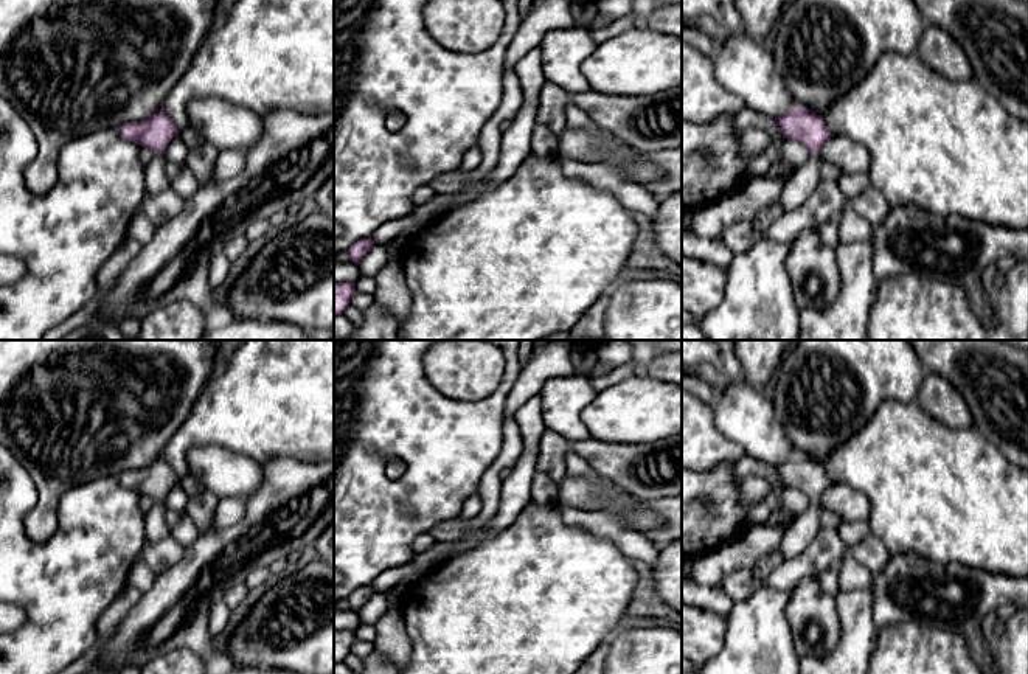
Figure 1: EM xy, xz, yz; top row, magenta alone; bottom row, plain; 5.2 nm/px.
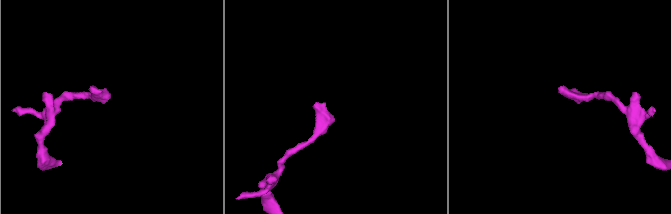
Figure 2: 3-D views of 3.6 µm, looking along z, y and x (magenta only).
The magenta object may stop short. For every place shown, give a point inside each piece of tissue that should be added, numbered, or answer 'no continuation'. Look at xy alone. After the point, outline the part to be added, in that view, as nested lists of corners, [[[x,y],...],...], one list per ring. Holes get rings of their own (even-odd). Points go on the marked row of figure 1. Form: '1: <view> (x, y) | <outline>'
1: xy (156, 180) | [[[155,154],[154,160],[146,163],[144,194],[155,196],[171,188],[171,180],[165,171],[166,160],[161,154]]]

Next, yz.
1: yz (805, 179) | [[[815,152],[809,155],[809,160],[804,165],[795,168],[778,197],[778,202],[784,213],[794,211],[795,208],[801,207],[814,193],[818,182],[821,180],[820,165],[820,152]]]

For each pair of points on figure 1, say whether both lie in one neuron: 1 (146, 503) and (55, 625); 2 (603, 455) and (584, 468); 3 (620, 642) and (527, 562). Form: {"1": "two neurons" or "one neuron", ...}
{"1": "two neurons", "2": "two neurons", "3": "two neurons"}

